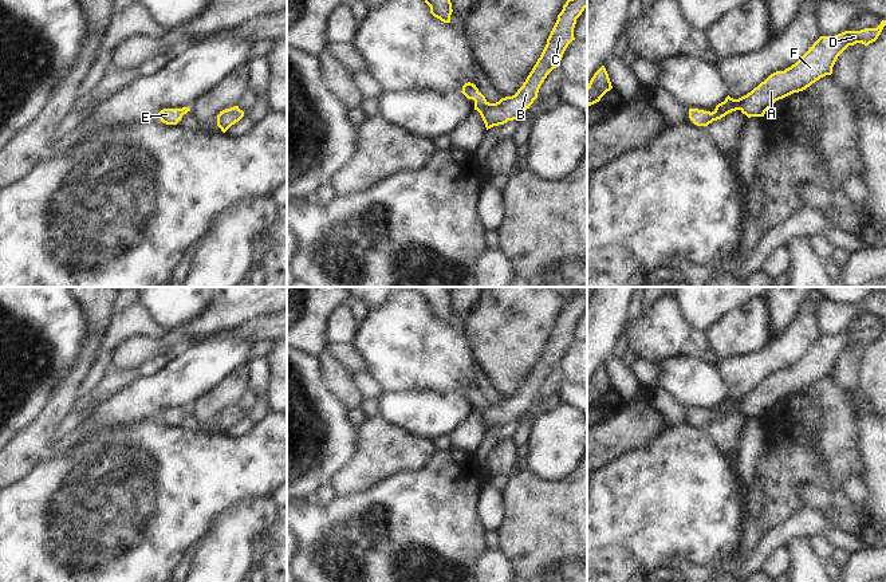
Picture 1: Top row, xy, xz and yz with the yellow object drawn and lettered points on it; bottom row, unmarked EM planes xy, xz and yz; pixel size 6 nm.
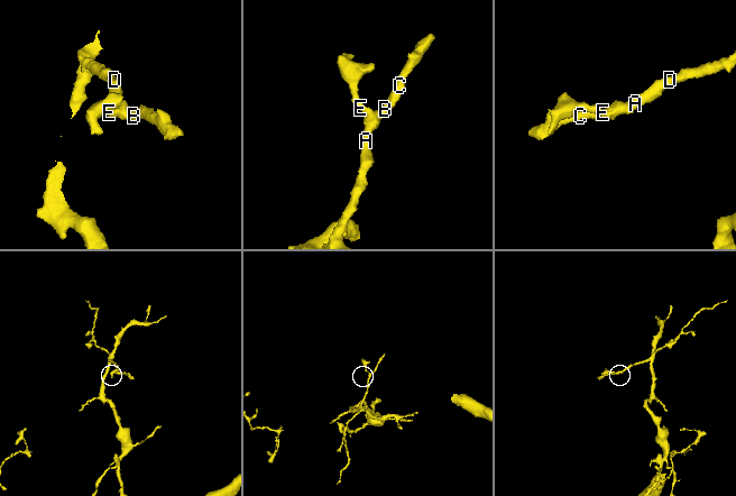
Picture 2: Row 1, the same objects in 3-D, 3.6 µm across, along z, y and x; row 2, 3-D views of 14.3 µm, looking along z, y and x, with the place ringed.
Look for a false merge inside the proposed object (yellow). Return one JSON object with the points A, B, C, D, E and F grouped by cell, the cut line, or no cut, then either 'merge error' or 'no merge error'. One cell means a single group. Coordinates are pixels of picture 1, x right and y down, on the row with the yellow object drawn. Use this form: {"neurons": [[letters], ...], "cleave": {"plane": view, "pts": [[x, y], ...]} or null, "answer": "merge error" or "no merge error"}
{"neurons": [["A", "B", "C", "D", "E", "F"]], "cleave": null, "answer": "no merge error"}

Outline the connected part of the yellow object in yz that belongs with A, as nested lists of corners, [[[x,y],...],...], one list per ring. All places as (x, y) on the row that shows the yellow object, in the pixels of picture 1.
[[[882,20],[877,28],[844,31],[835,36],[820,36],[795,64],[784,71],[771,74],[747,95],[739,99],[728,95],[712,113],[689,109],[689,118],[697,126],[708,126],[736,110],[740,110],[748,118],[764,117],[765,111],[776,101],[803,91],[820,78],[831,75],[838,56],[848,46],[857,43],[869,46],[878,39],[885,25],[886,20]]]

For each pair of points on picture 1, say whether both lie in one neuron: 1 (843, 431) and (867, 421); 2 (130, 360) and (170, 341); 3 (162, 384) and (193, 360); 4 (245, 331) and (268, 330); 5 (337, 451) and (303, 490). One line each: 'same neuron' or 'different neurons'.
1: different neurons
2: same neuron
3: same neuron
4: same neuron
5: same neuron

